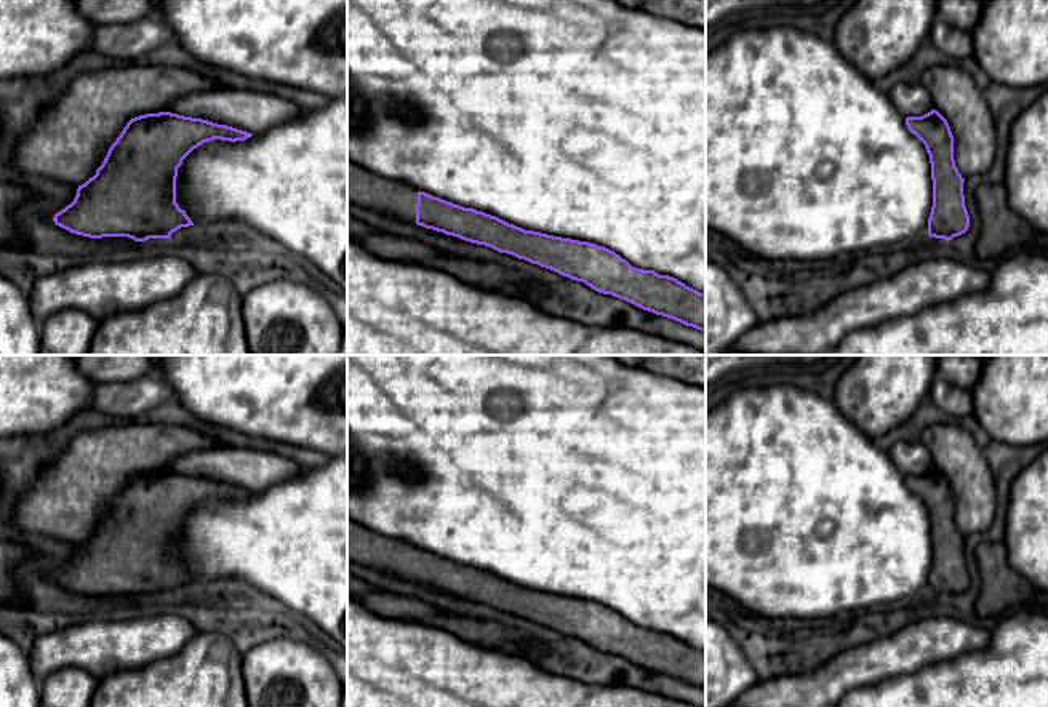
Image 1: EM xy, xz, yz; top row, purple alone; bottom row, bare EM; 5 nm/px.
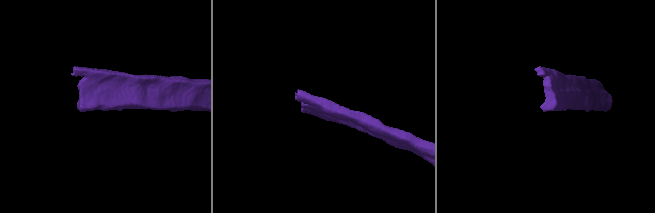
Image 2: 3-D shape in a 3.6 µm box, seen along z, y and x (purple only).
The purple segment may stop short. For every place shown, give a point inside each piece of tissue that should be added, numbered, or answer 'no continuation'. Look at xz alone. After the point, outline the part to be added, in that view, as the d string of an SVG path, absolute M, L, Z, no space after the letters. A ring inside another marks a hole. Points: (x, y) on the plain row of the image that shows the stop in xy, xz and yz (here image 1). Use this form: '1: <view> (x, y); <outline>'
1: xz (394, 557); M347 518L347 561L416 582L418 547Z

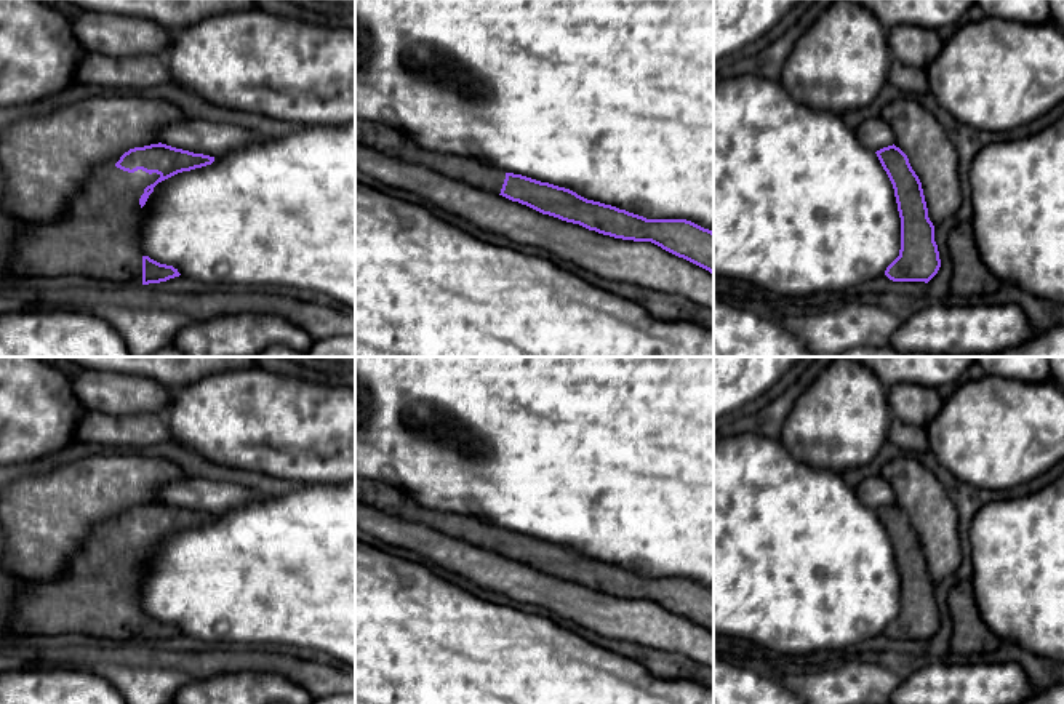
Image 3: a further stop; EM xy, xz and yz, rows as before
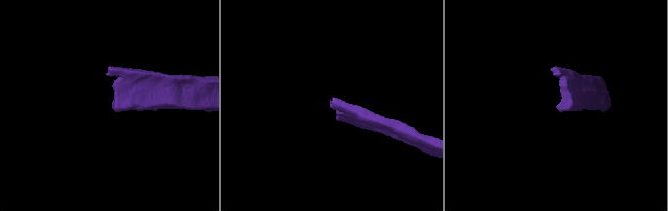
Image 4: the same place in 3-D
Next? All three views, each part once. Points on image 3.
1: xy (98, 592); M118 518L94 526L59 576L19 586L13 614L6 621L10 632L34 634L43 638L58 634L83 634L118 642L142 642L139 606L142 568L139 557L144 547L154 542L160 533L149 533L142 528L123 530L115 525Z

